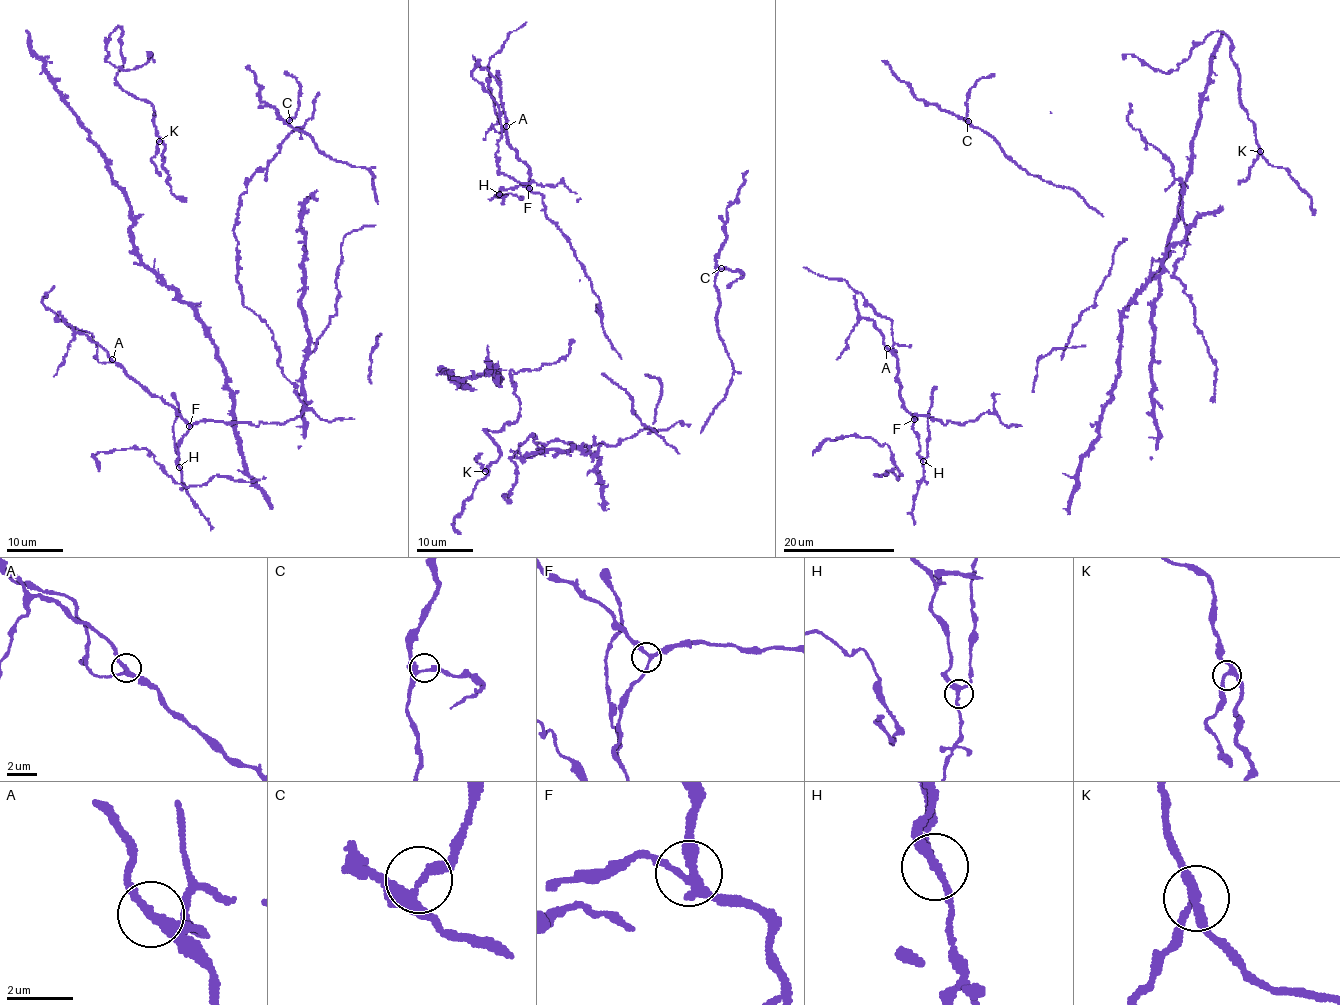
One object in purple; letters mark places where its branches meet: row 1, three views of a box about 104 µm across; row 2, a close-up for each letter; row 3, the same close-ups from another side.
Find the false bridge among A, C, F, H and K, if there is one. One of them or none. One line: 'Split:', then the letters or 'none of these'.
Split: none of these

